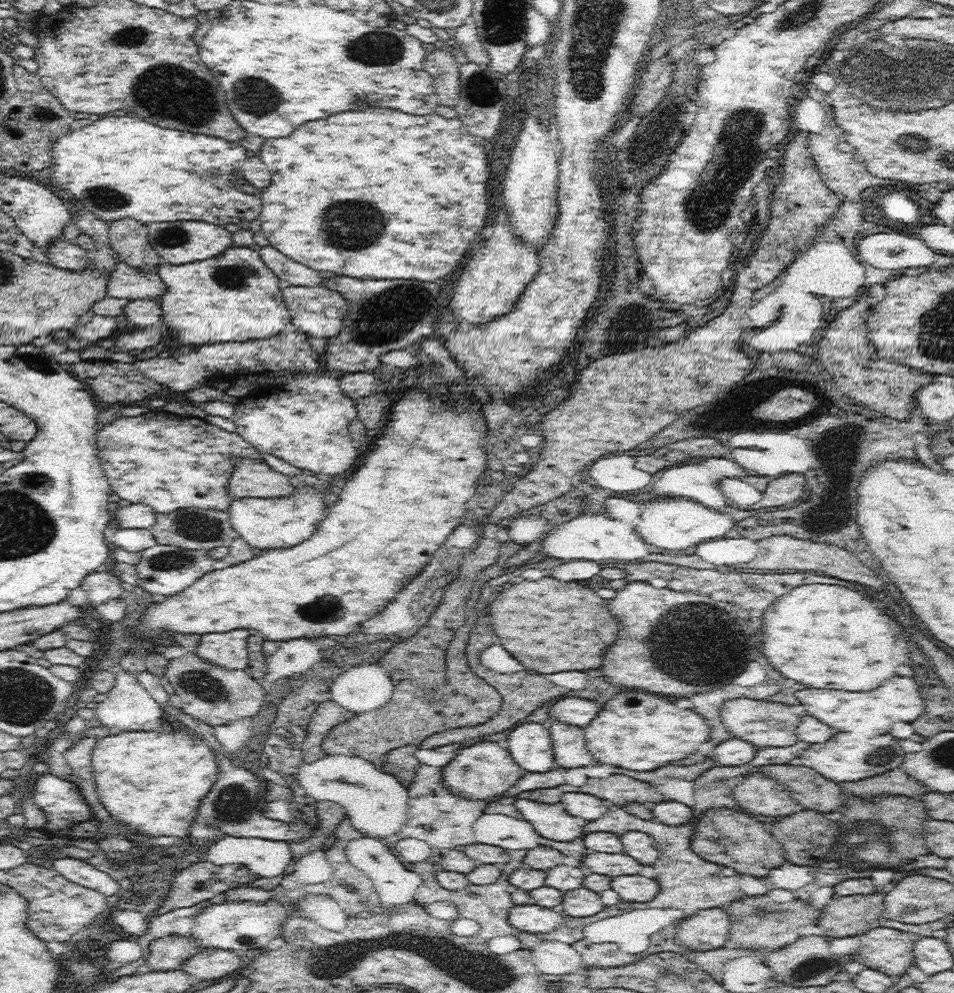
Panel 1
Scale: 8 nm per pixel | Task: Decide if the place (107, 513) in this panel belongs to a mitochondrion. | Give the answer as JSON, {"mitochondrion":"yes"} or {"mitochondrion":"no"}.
{"mitochondrion":"no"}

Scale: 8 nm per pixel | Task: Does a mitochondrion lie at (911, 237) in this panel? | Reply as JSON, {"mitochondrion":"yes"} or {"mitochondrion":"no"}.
{"mitochondrion":"no"}

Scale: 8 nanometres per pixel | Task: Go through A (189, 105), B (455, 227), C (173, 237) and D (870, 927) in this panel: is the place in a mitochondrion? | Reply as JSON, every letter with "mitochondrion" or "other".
{"A":"mitochondrion","B":"other","C":"mitochondrion","D":"other"}

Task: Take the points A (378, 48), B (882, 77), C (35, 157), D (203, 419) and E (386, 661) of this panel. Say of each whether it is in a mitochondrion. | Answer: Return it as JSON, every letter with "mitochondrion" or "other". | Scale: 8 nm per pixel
{"A":"mitochondrion","B":"mitochondrion","C":"other","D":"other","E":"other"}

